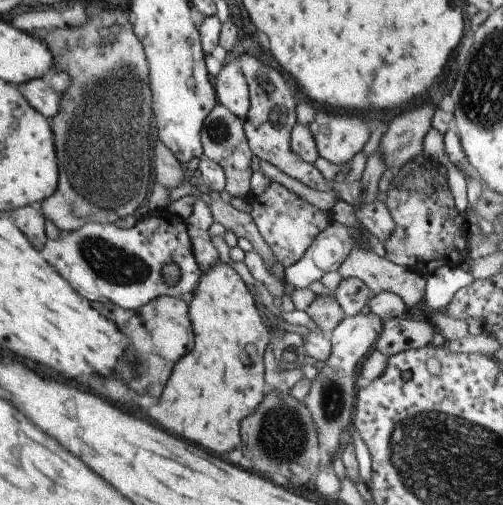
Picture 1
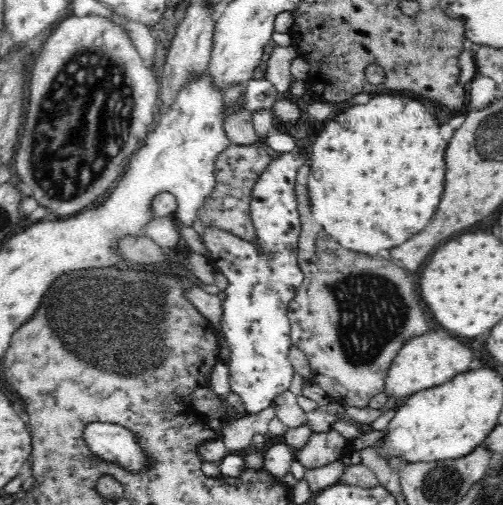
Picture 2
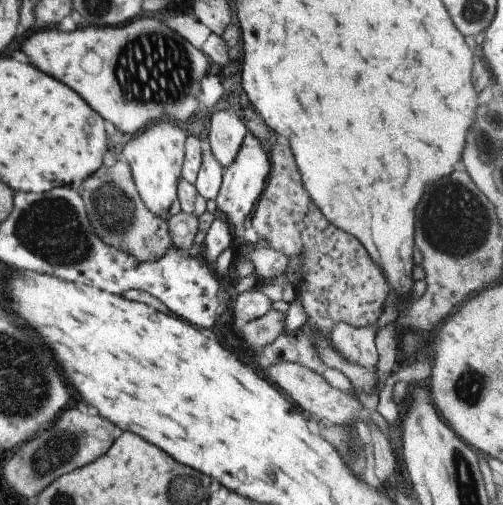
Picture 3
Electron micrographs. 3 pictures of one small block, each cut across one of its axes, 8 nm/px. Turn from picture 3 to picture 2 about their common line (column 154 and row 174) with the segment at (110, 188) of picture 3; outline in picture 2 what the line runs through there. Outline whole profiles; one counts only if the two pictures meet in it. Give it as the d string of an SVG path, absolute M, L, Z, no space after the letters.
M264 140L252 144L230 144L224 152L218 154L214 160L215 190L205 201L203 208L198 212L197 218L205 226L215 226L228 233L242 238L244 241L254 243L257 234L254 232L254 223L250 217L250 202L254 194L254 184L258 181L273 158L266 153Z

